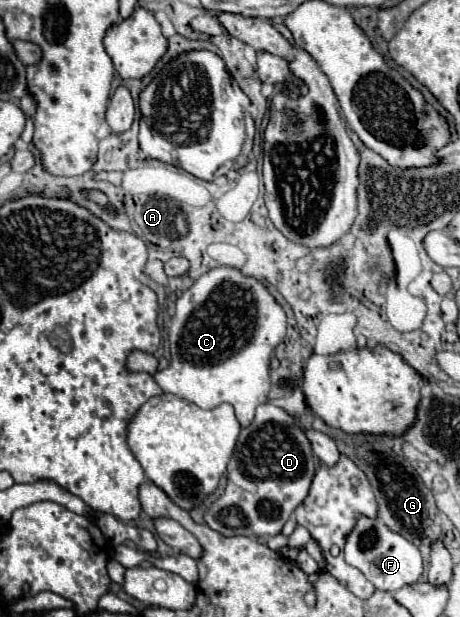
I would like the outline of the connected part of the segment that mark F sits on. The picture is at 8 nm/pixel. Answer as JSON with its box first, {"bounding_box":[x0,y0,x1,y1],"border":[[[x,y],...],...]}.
{"bounding_box":[343,515,423,595],"border":[[[363,515],[355,517],[355,527],[345,537],[343,557],[349,565],[357,567],[375,585],[373,595],[377,591],[387,591],[393,595],[403,585],[417,583],[423,573],[423,557],[411,541],[391,531],[381,519],[371,519]]]}

